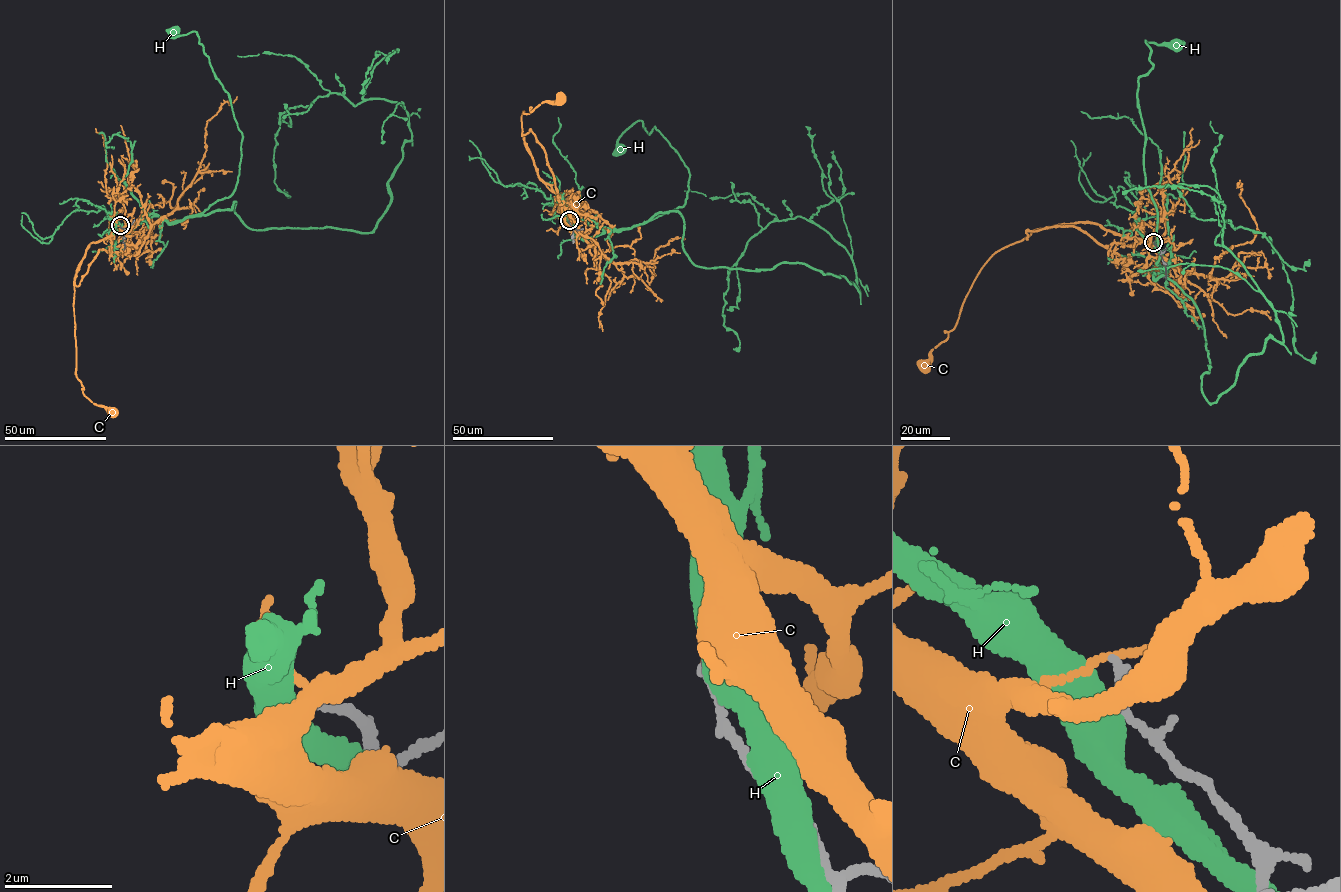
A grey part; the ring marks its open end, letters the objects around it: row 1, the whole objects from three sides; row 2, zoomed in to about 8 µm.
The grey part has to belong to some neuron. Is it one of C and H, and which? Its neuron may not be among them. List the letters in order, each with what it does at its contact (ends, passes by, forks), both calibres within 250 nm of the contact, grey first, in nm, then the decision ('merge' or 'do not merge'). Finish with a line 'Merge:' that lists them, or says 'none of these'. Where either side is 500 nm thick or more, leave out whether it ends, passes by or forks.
C: it ends there; 160 nm thick on the grey side, 150 nm on the other; do not merge
H: 220 nm thick on the grey side, 550 nm on the other; do not merge
Merge: none of these

